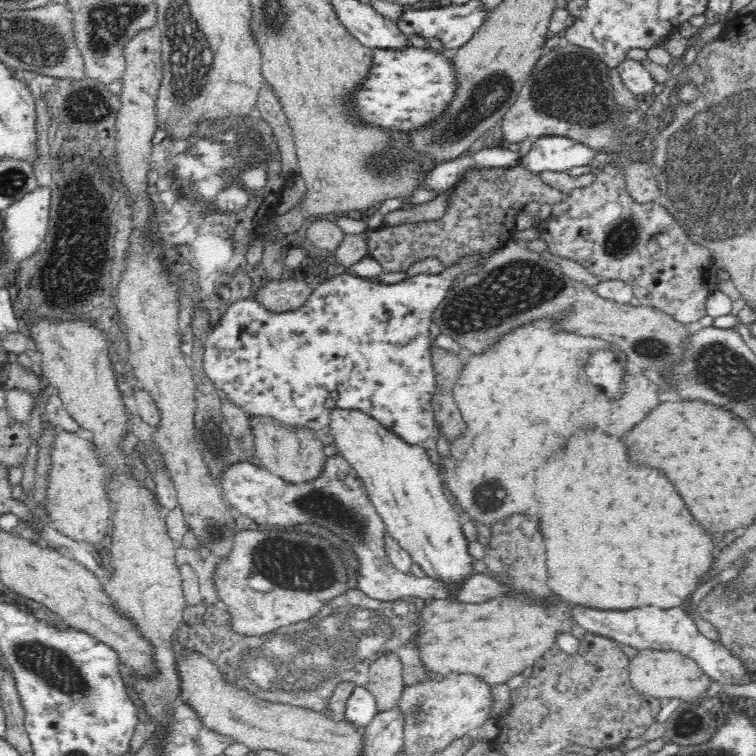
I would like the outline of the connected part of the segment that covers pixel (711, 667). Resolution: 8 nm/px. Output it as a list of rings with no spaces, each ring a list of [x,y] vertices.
[[[744,560],[734,562],[733,566],[729,566],[721,571],[718,576],[714,576],[696,592],[696,598],[686,607],[681,605],[670,608],[656,608],[655,606],[643,606],[642,608],[630,608],[630,610],[610,610],[598,609],[596,607],[586,608],[586,610],[574,610],[580,612],[575,614],[580,616],[576,618],[579,624],[584,626],[588,633],[611,639],[620,646],[628,645],[632,648],[640,649],[656,649],[656,650],[673,650],[681,652],[684,656],[691,658],[698,664],[712,681],[719,684],[748,684],[752,678],[745,674],[742,663],[722,644],[718,644],[716,640],[710,640],[698,631],[694,624],[693,618],[689,615],[690,606],[696,608],[698,598],[702,598],[712,587],[718,582],[727,582],[730,579],[738,577],[744,569]]]

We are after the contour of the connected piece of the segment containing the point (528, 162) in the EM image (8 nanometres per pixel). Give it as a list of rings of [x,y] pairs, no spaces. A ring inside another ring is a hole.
[[[546,135],[536,138],[530,151],[519,159],[517,166],[533,173],[568,172],[579,166],[589,166],[594,158],[594,149],[580,141]]]

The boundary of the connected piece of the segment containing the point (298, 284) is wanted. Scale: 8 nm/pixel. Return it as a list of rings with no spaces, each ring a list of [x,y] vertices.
[[[297,277],[284,282],[266,282],[250,298],[270,313],[283,314],[302,306],[312,290],[310,284]]]

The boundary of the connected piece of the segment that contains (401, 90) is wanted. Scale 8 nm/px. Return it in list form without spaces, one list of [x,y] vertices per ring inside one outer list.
[[[410,45],[396,50],[374,49],[373,61],[374,74],[370,74],[366,90],[358,94],[358,102],[362,102],[362,114],[366,114],[370,122],[390,126],[392,130],[408,132],[428,126],[448,110],[460,88],[458,72],[450,58],[432,48]]]

